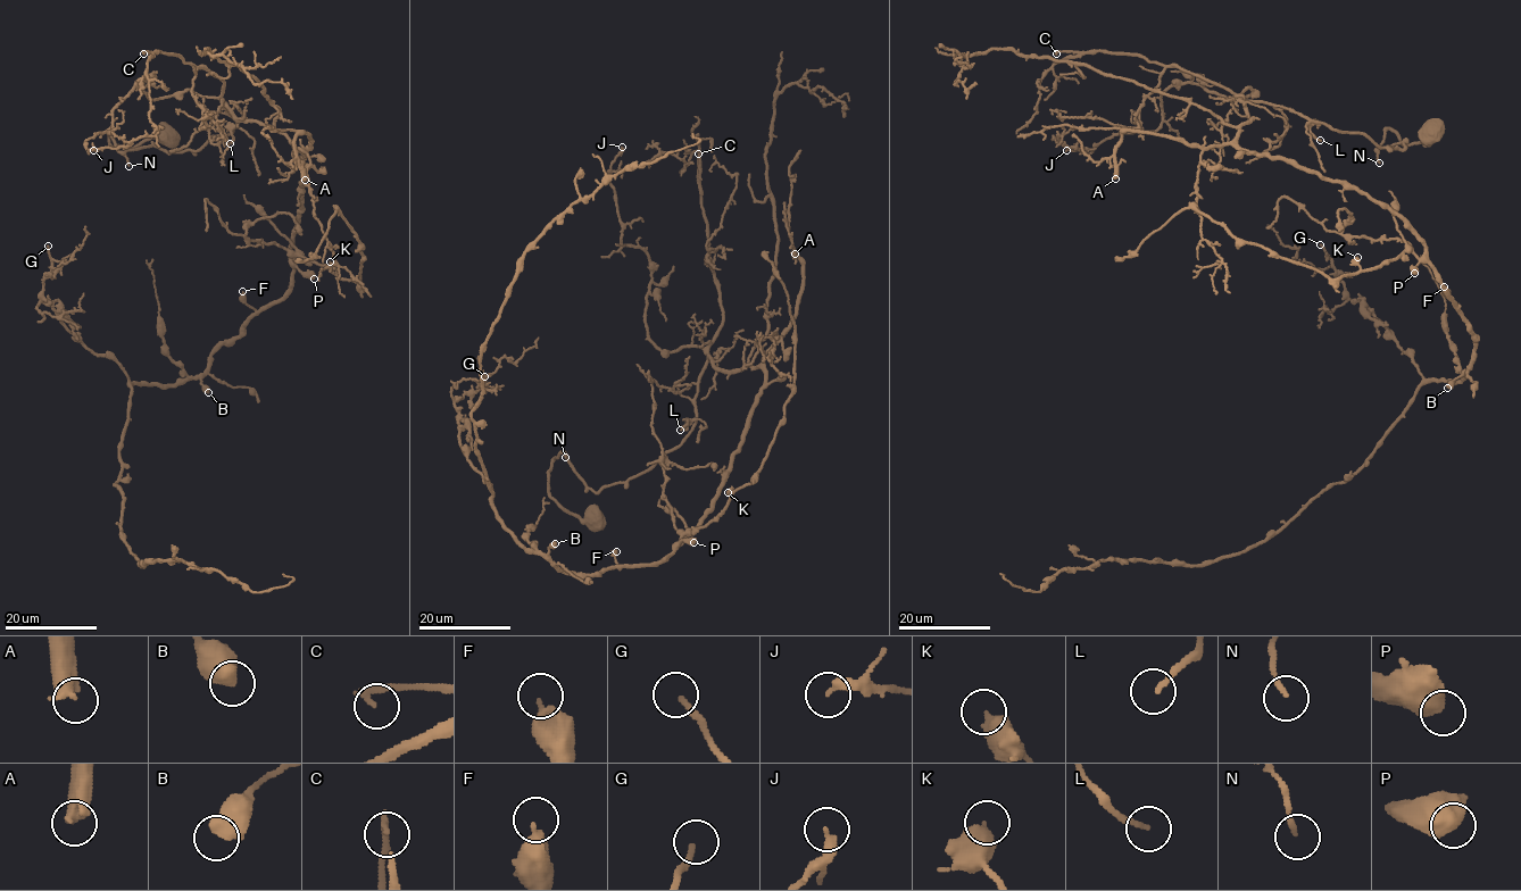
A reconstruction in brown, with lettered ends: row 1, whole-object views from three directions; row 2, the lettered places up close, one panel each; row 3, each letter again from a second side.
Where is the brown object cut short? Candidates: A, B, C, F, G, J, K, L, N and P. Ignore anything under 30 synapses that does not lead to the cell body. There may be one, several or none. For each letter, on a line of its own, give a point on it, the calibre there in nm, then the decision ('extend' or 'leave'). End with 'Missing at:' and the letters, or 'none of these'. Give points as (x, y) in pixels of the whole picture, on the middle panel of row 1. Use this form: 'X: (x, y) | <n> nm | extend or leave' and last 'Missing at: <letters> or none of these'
A: (795, 254) | 440 nm | extend
B: (555, 543) | 600 nm | leave
C: (698, 153) | 200 nm | leave
F: (616, 551) | 420 nm | leave
G: (484, 376) | 180 nm | extend
J: (622, 147) | 280 nm | leave
K: (728, 492) | 480 nm | leave
L: (680, 430) | 180 nm | leave
N: (565, 457) | 140 nm | leave
P: (693, 542) | 650 nm | leave
Missing at: A, G

